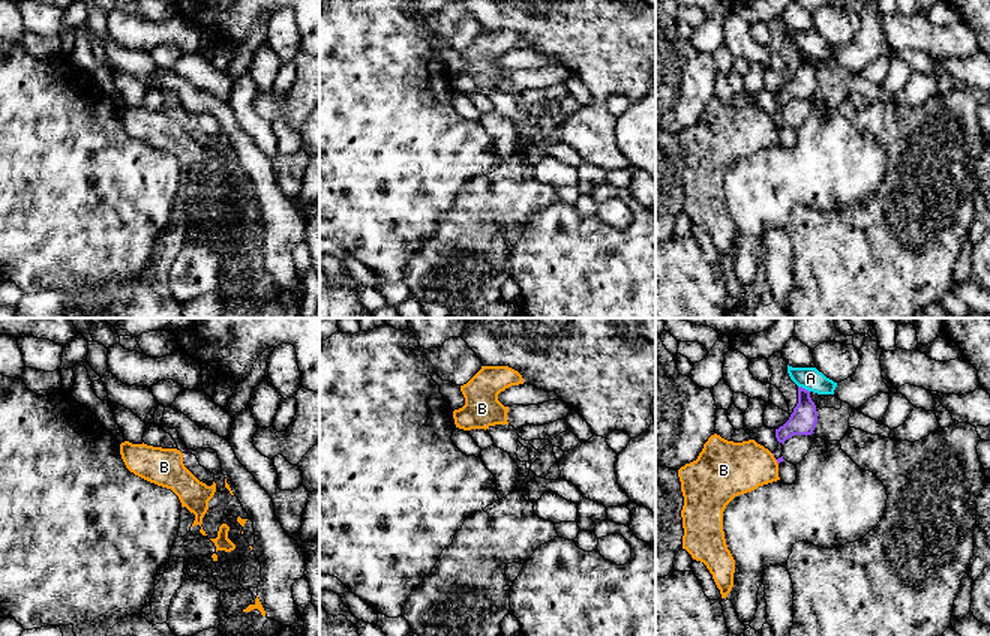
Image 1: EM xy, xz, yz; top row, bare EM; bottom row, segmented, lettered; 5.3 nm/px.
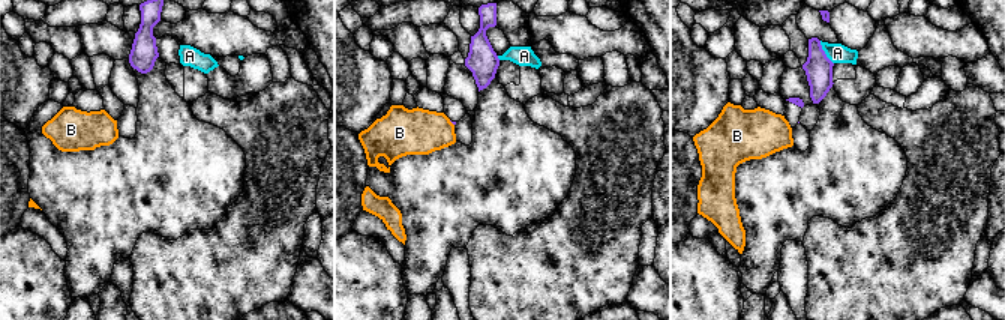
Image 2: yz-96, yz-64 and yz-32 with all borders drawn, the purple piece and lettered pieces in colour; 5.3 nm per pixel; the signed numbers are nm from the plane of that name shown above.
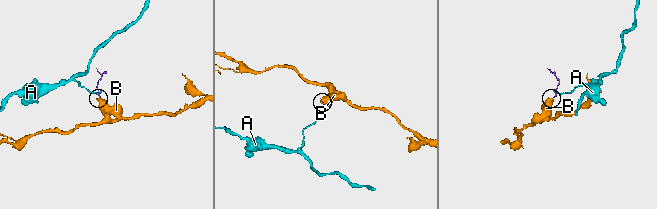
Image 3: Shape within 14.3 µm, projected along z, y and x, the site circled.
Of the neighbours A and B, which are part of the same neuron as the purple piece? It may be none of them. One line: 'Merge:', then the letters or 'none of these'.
Merge: none of these

